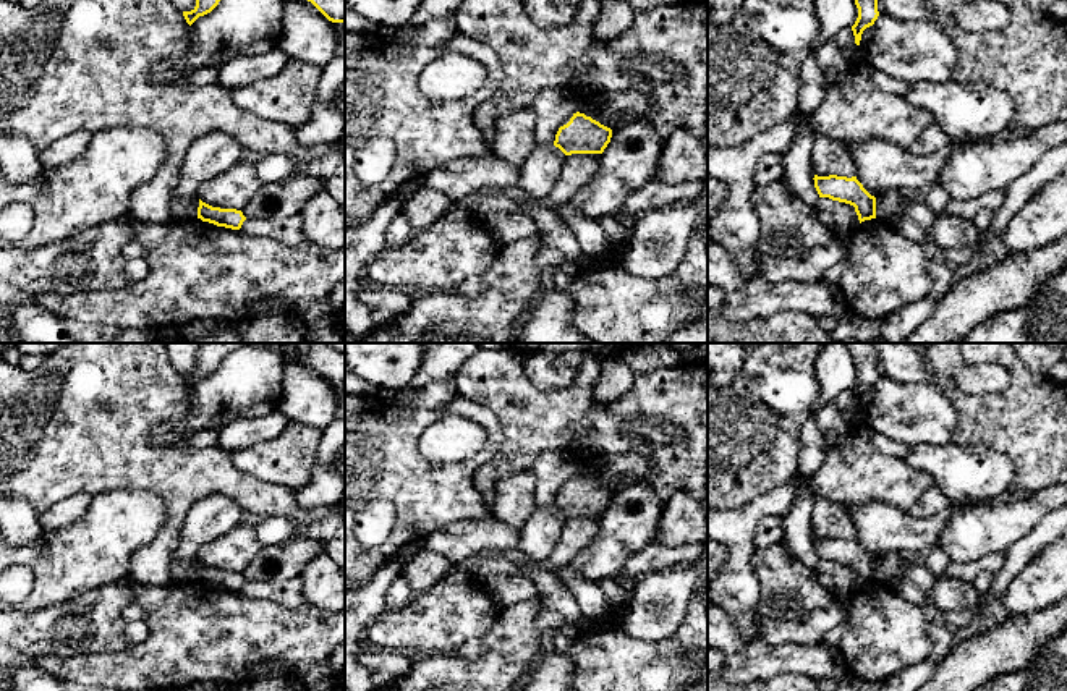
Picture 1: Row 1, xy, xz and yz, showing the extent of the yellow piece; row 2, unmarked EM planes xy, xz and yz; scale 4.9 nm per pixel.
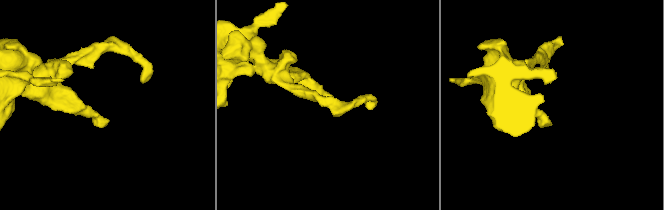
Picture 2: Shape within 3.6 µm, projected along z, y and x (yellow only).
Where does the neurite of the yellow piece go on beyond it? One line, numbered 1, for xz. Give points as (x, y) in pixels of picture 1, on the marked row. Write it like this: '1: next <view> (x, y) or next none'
1: next none

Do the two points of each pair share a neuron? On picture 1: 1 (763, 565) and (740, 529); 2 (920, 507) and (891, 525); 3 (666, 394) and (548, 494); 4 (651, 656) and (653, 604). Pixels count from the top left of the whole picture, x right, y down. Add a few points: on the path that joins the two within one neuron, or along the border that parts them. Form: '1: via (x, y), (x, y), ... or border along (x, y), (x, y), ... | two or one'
1: border along (755, 551), (752, 570), (761, 589) | two
2: border along (947, 505), (928, 517), (912, 517), (907, 512) | two
3: border along (539, 455), (564, 452), (577, 463) | two
4: border along (684, 618), (661, 640), (637, 640), (620, 628) | two

